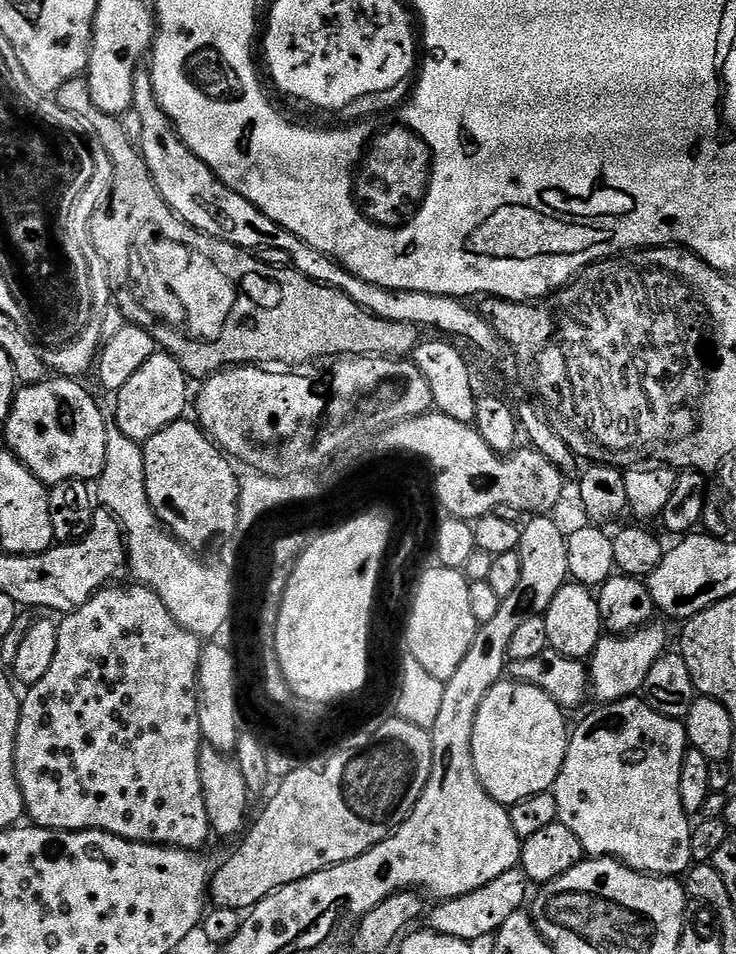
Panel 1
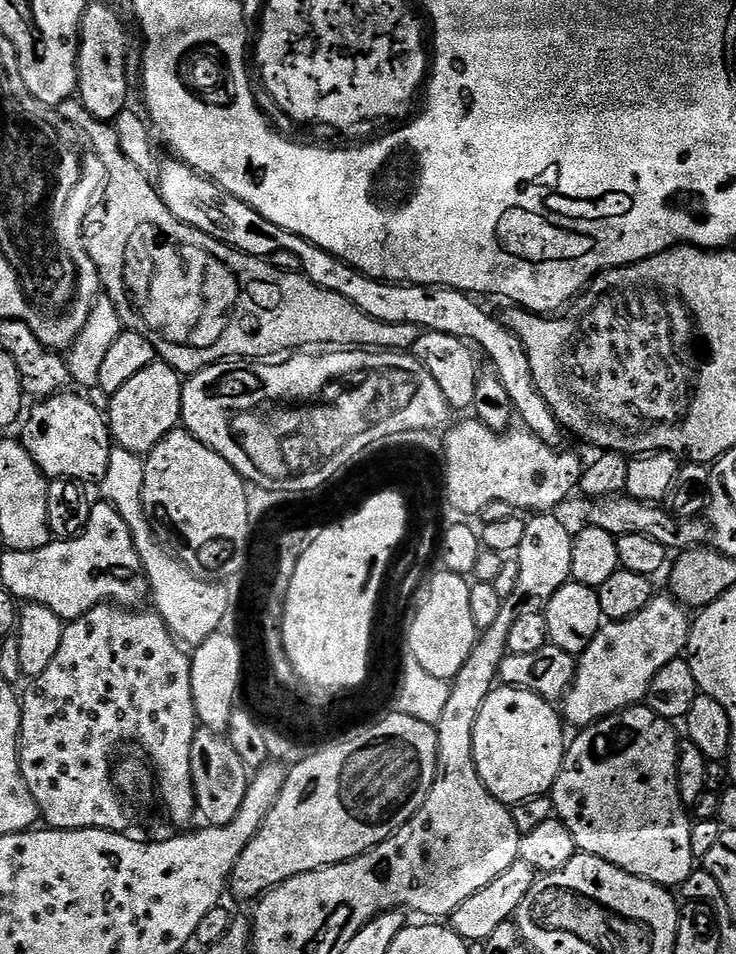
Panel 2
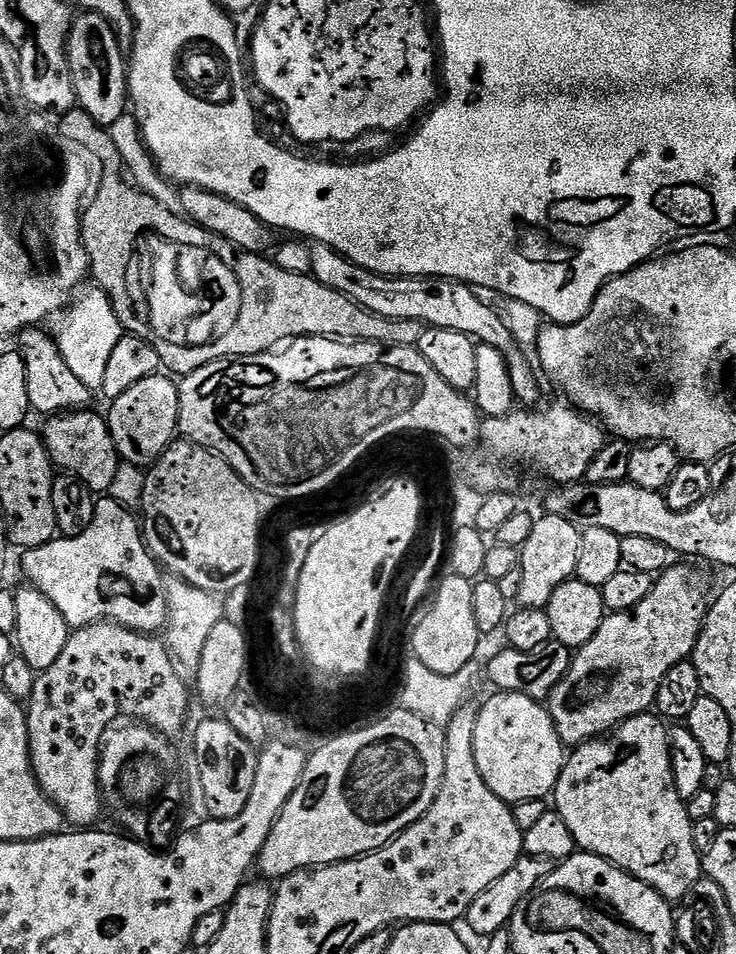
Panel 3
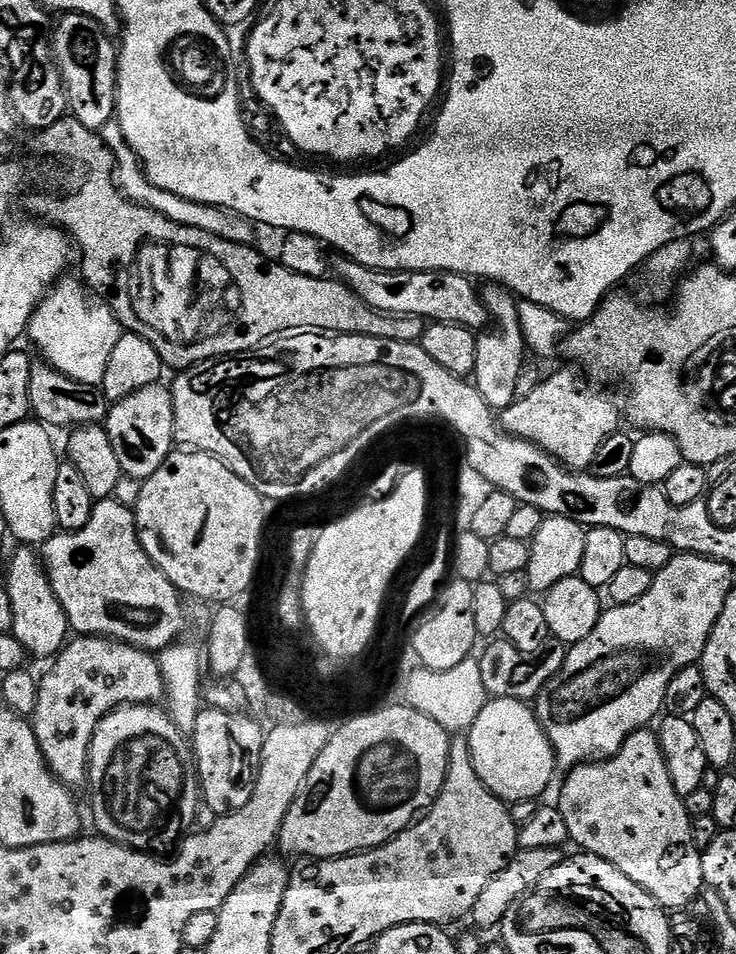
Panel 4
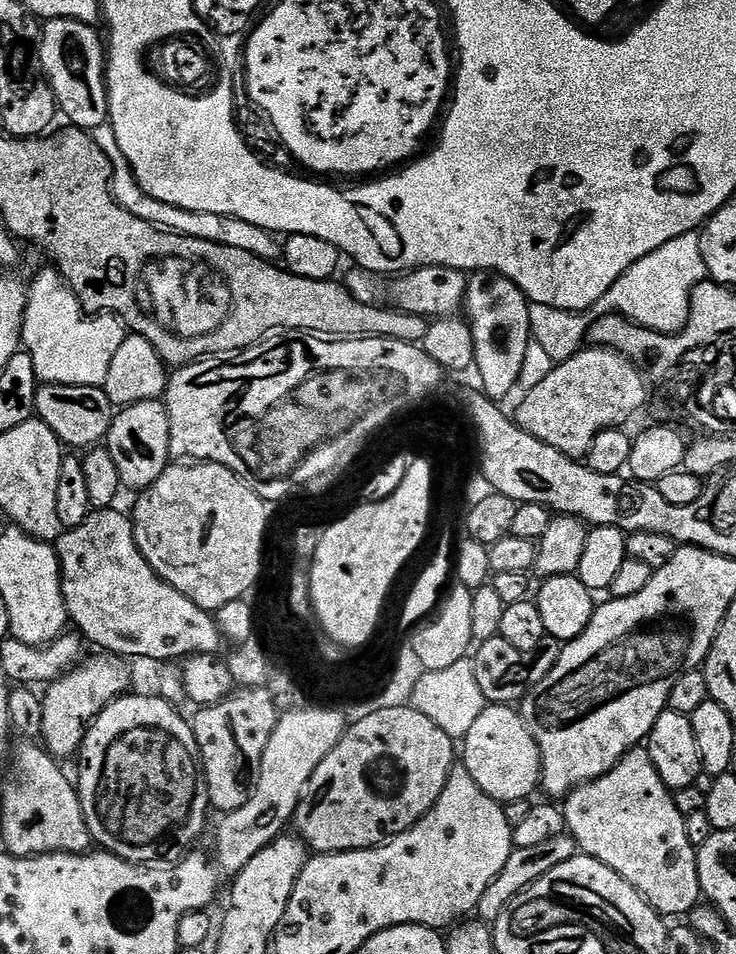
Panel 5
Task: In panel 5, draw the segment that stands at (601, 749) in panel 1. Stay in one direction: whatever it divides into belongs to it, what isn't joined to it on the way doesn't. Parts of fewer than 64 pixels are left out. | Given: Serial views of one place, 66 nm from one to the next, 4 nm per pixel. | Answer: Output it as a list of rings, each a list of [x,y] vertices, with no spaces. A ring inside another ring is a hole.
[[[637,746],[631,748],[620,761],[613,766],[606,774],[602,774],[597,780],[592,780],[588,784],[579,784],[577,788],[573,788],[568,793],[562,804],[564,813],[564,823],[567,831],[575,838],[577,849],[585,856],[593,856],[598,862],[602,862],[606,866],[610,866],[610,870],[614,870],[626,882],[630,882],[630,886],[634,886],[644,896],[644,901],[656,909],[661,917],[668,916],[687,917],[688,913],[701,903],[702,893],[700,890],[700,879],[698,878],[698,866],[696,865],[696,854],[698,849],[692,845],[690,838],[686,838],[686,822],[683,814],[678,810],[676,805],[676,797],[662,782],[662,778],[658,778],[658,770],[654,770],[654,762],[650,758],[647,747]]]

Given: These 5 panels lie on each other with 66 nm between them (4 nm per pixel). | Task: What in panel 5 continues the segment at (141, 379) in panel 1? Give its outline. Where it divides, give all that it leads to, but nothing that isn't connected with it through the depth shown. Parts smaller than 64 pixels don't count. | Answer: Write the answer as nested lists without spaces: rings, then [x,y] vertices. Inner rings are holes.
[[[163,399],[138,402],[129,408],[119,409],[112,417],[106,447],[110,458],[114,458],[114,466],[118,466],[120,483],[125,489],[143,490],[154,482],[158,482],[158,478],[170,466],[170,418],[168,417],[168,407],[164,404]]]

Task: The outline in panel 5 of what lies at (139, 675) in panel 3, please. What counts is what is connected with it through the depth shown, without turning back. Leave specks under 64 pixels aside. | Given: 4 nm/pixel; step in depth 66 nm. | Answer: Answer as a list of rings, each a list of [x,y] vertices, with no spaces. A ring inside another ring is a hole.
[[[96,654],[100,656],[85,655],[76,667],[59,676],[57,680],[52,681],[43,689],[42,699],[42,730],[40,731],[40,740],[43,747],[51,752],[57,758],[64,756],[75,757],[80,751],[80,746],[84,742],[84,736],[88,732],[88,725],[95,720],[97,714],[108,704],[120,699],[129,691],[132,684],[132,672],[128,669],[129,661],[122,656],[111,654]]]

